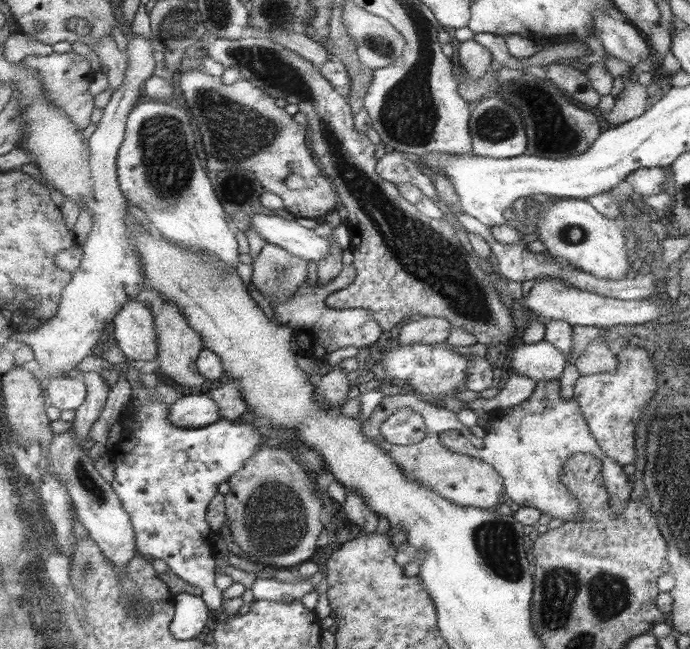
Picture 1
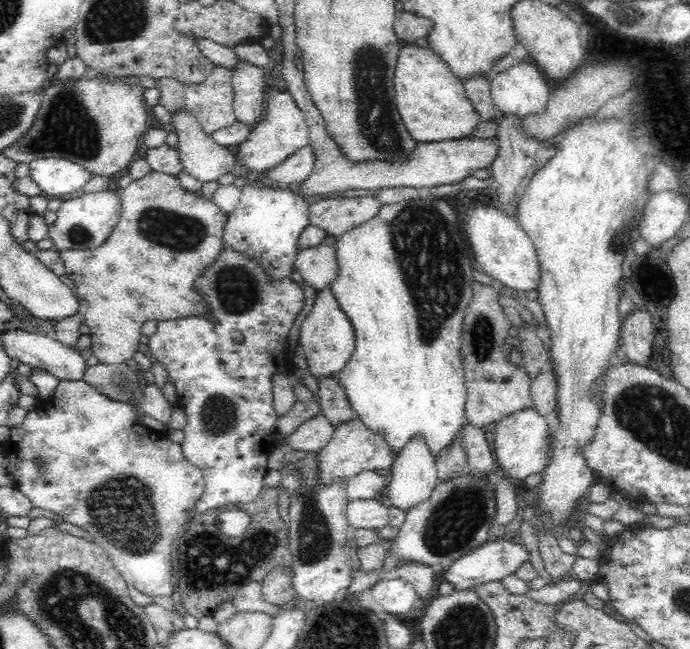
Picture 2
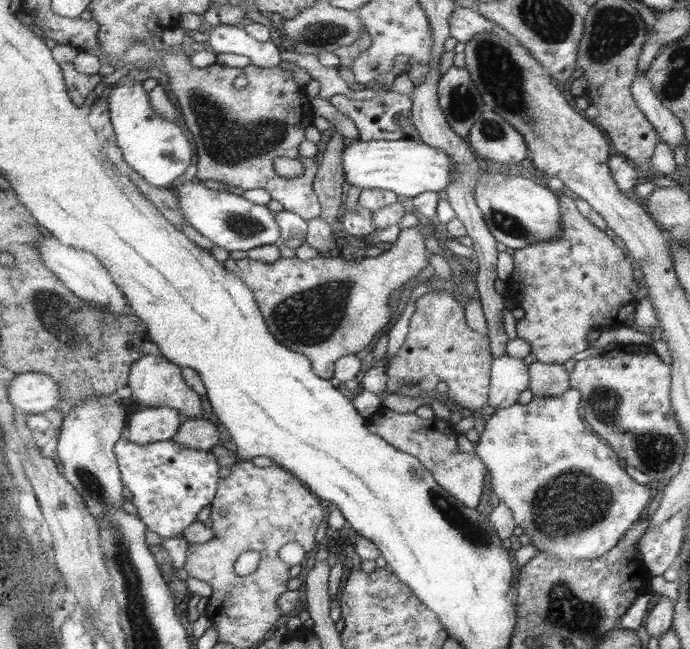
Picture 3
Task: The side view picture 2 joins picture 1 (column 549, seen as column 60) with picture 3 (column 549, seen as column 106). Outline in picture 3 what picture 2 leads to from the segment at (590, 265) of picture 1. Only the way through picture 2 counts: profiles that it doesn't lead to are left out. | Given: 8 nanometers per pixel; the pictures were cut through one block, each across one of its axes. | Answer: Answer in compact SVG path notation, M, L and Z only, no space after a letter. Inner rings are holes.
M487 176L487 182L477 186L477 204L483 210L485 222L493 236L507 248L521 250L561 236L561 202L547 186L539 186L521 176Z

